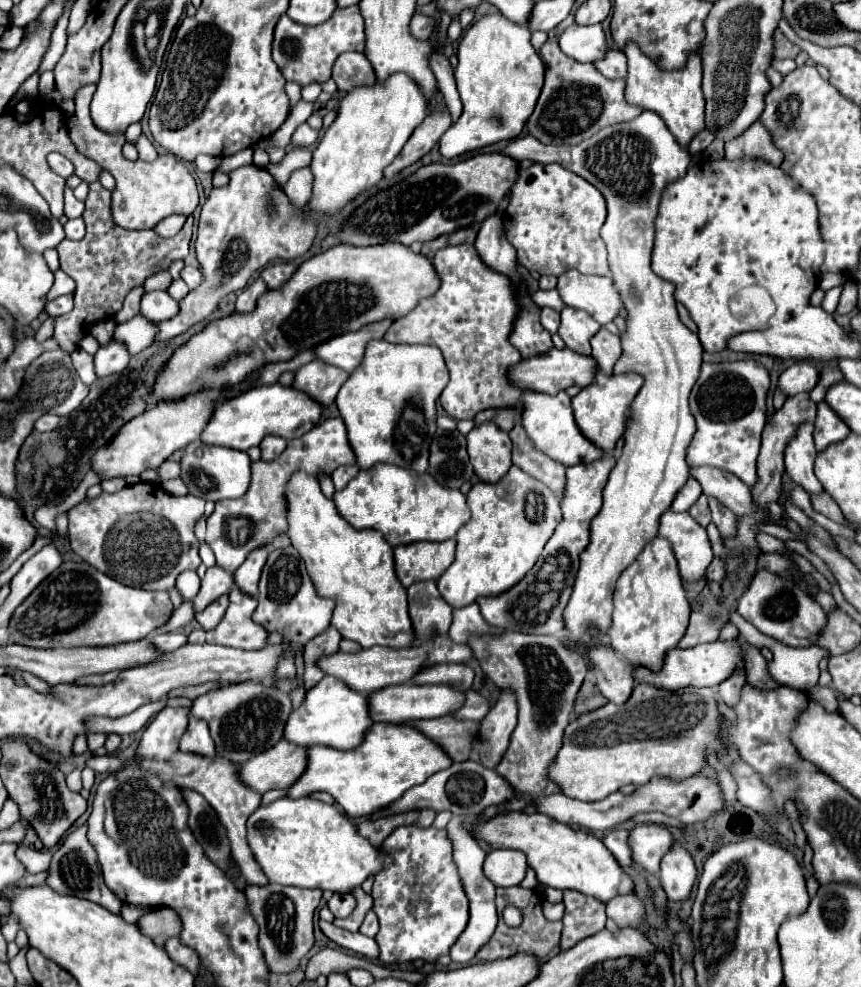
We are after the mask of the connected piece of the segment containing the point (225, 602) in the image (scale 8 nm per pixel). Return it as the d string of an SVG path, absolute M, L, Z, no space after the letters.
M223 595L223 597L219 597L215 603L211 603L203 613L195 615L195 619L201 623L201 627L203 627L205 631L209 631L209 629L213 629L213 627L223 619L227 607L229 607L229 595Z

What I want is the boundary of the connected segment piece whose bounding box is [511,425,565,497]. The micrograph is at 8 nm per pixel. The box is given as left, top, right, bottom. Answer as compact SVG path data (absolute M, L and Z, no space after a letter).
M521 425L511 429L511 441L513 441L513 463L521 467L523 471L527 471L529 475L533 475L535 479L547 483L555 491L555 495L561 497L563 487L565 487L563 483L565 467L549 459L541 451L537 451Z

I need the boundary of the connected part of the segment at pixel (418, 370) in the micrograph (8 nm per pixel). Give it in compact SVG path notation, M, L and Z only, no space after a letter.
M369 341L361 365L337 395L339 413L349 429L357 465L367 469L379 461L425 473L429 443L437 429L437 399L449 381L439 347Z

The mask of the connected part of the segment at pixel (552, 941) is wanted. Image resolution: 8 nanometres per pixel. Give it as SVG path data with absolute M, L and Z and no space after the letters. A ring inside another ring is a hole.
M507 887L507 889L497 889L497 913L499 913L499 925L493 933L493 937L489 939L489 943L479 951L477 959L479 961L495 961L495 959L507 959L507 957L513 957L517 953L527 953L527 955L533 955L537 959L543 959L549 955L549 951L553 947L559 945L559 935L561 935L561 921L547 921L541 913L541 905L543 905L543 899L537 891L531 891L531 889L523 889L523 887ZM507 905L517 905L523 913L523 923L519 927L509 927L501 913Z

